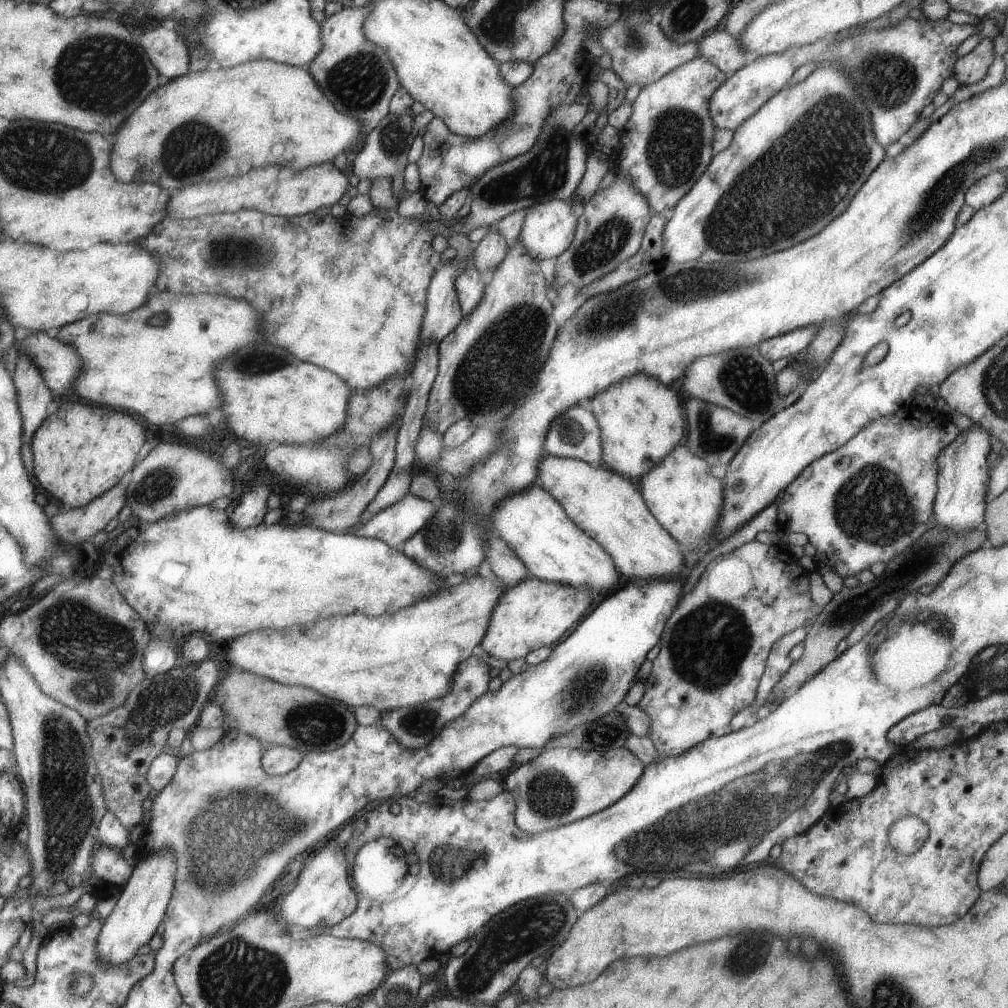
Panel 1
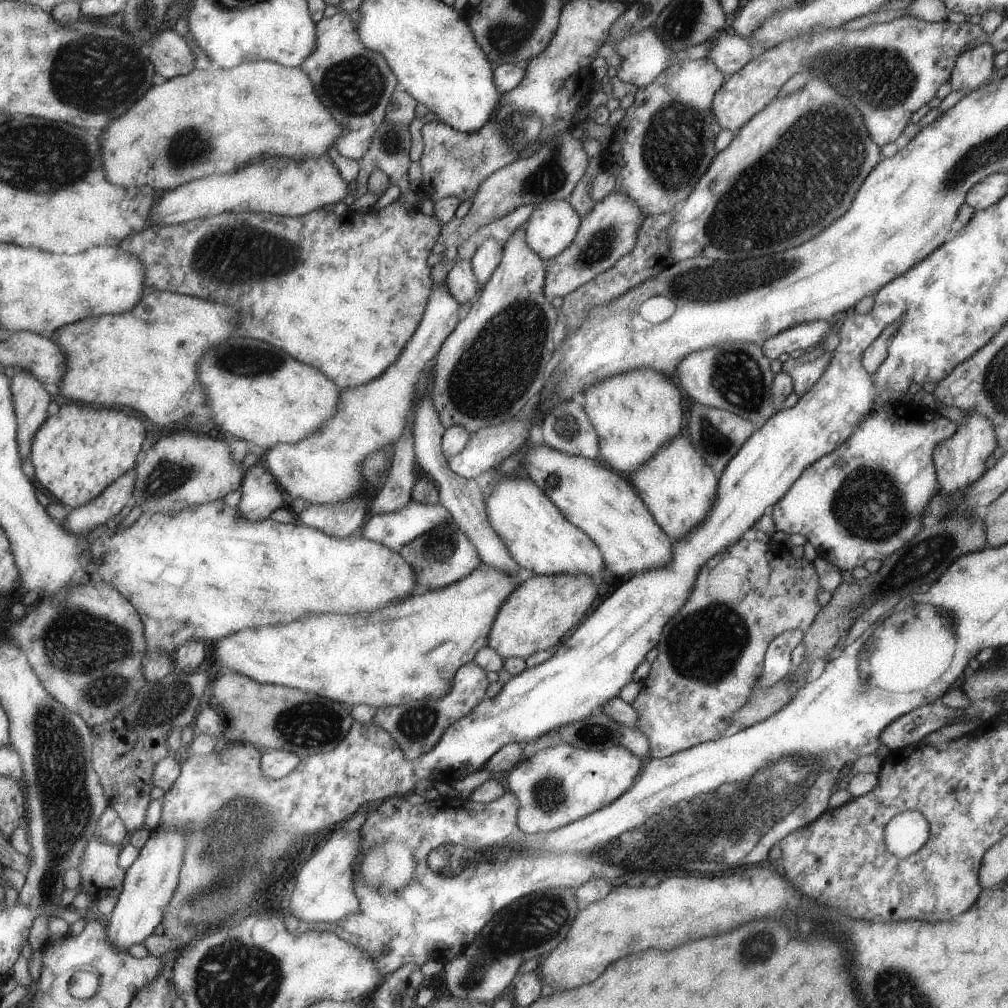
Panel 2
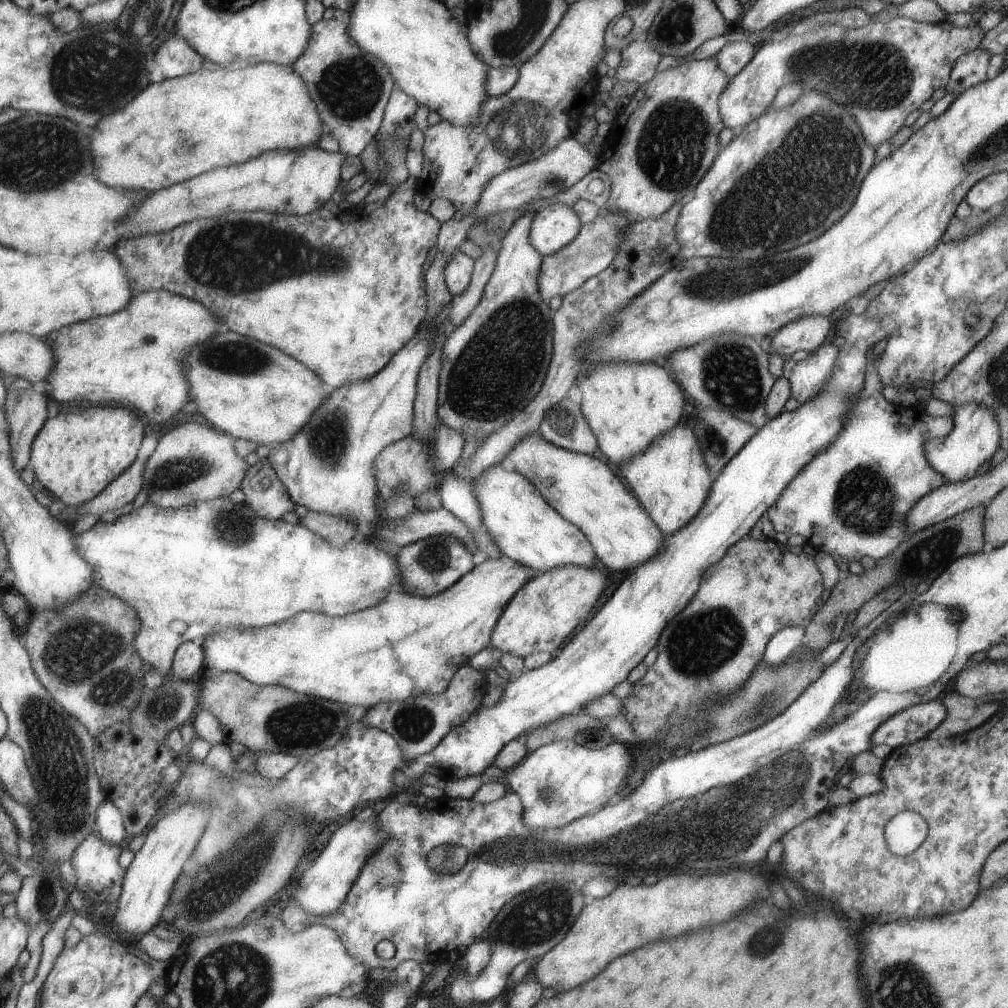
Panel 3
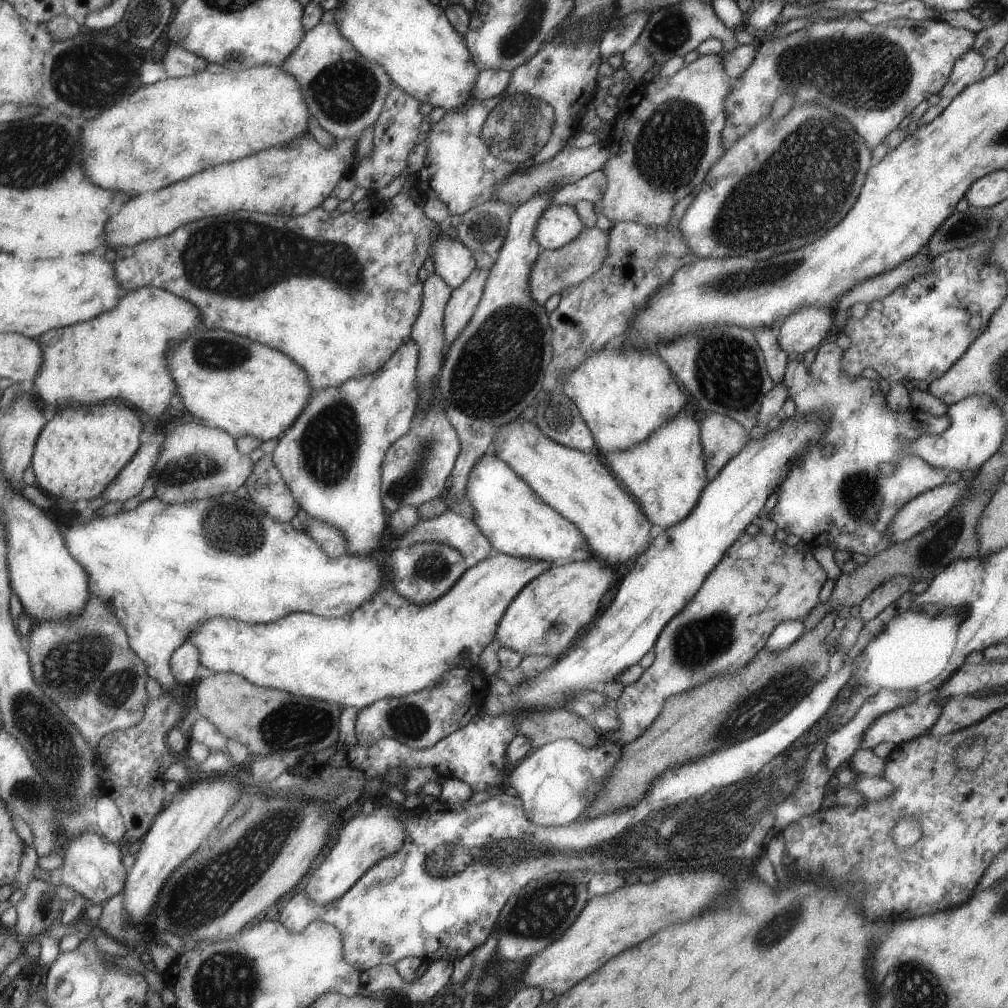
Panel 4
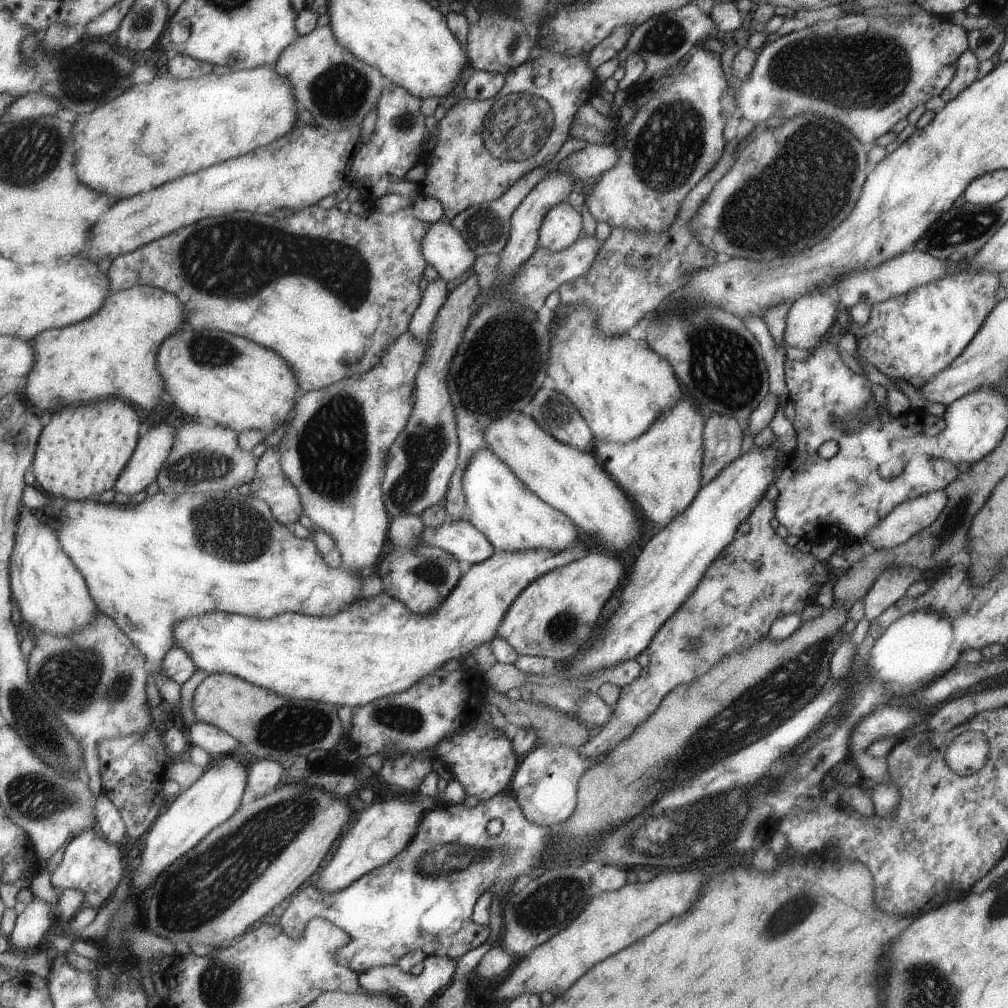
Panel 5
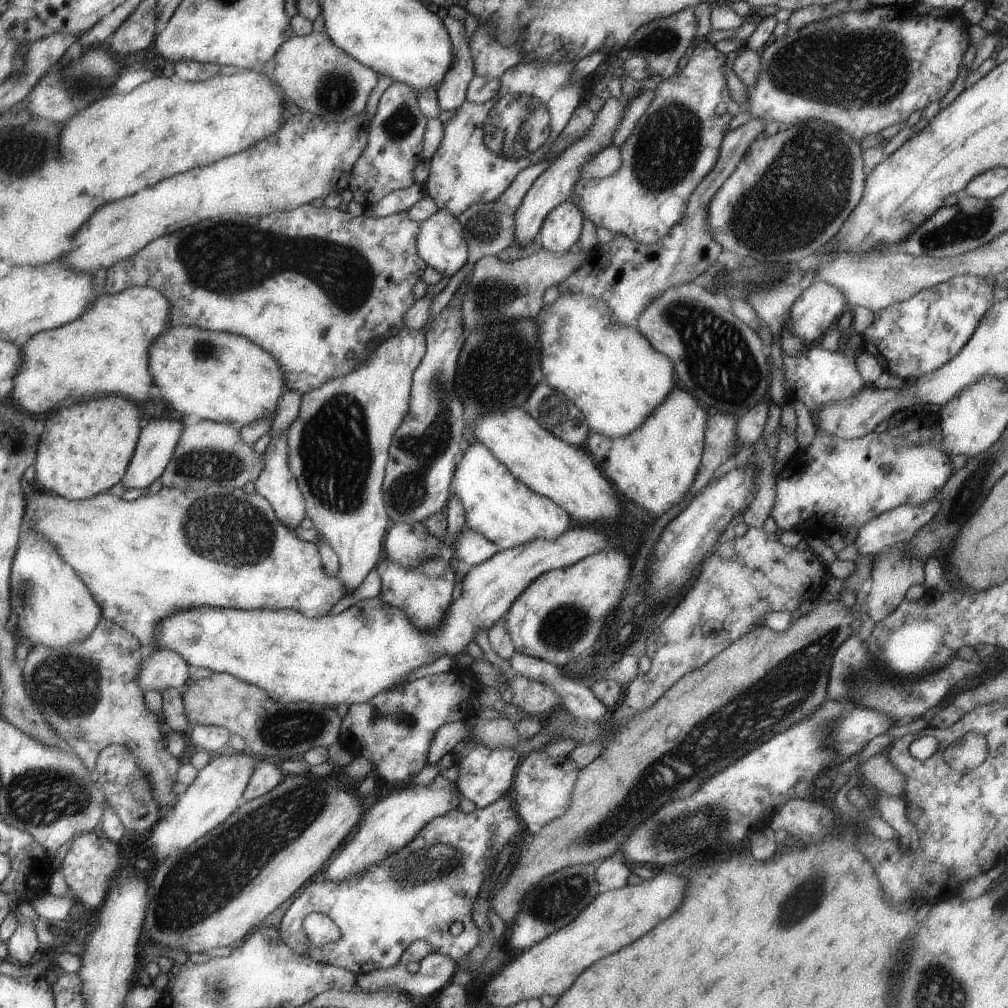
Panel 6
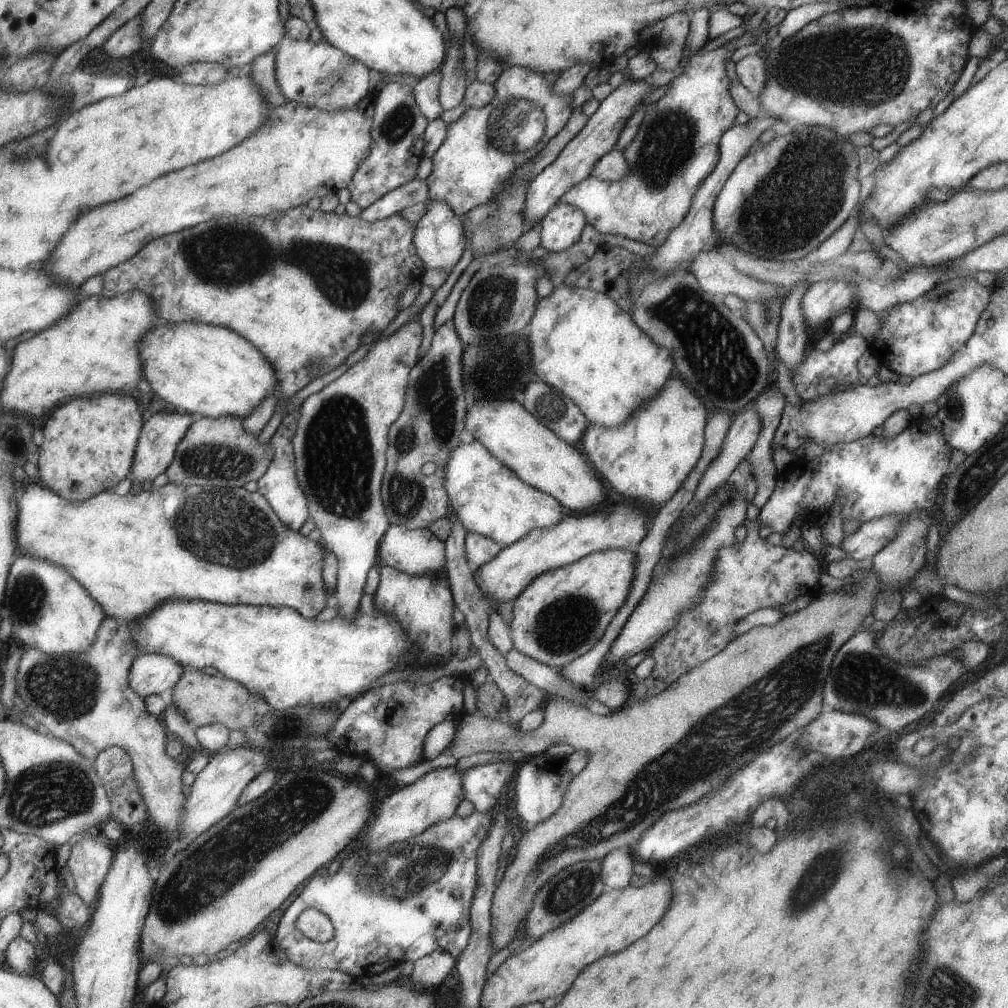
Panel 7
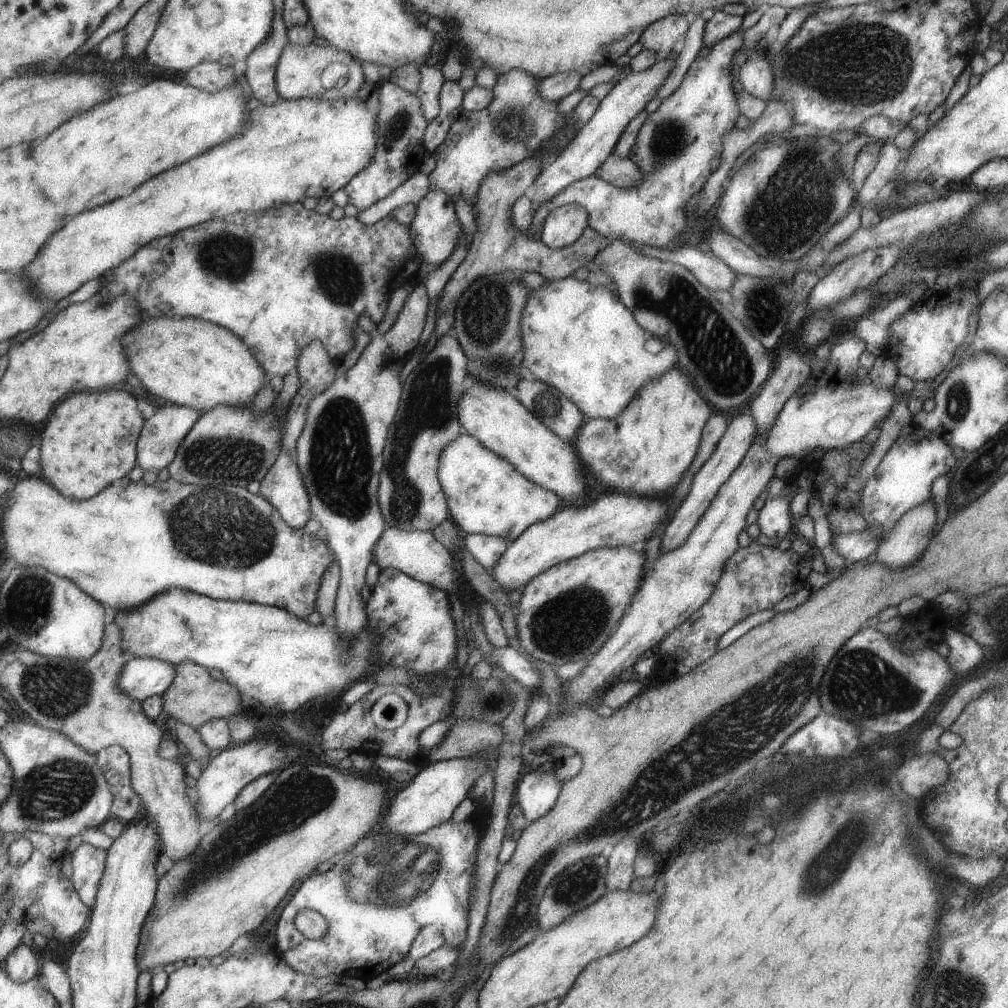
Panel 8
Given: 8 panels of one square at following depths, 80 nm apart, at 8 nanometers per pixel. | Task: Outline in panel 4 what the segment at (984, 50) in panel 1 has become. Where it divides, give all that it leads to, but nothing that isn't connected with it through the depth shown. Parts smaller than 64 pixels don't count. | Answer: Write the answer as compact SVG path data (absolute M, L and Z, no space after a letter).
M969 49L964 52L952 66L947 82L942 86L938 92L941 99L950 101L955 98L967 85L980 81L983 76L983 63L985 61L983 54Z

